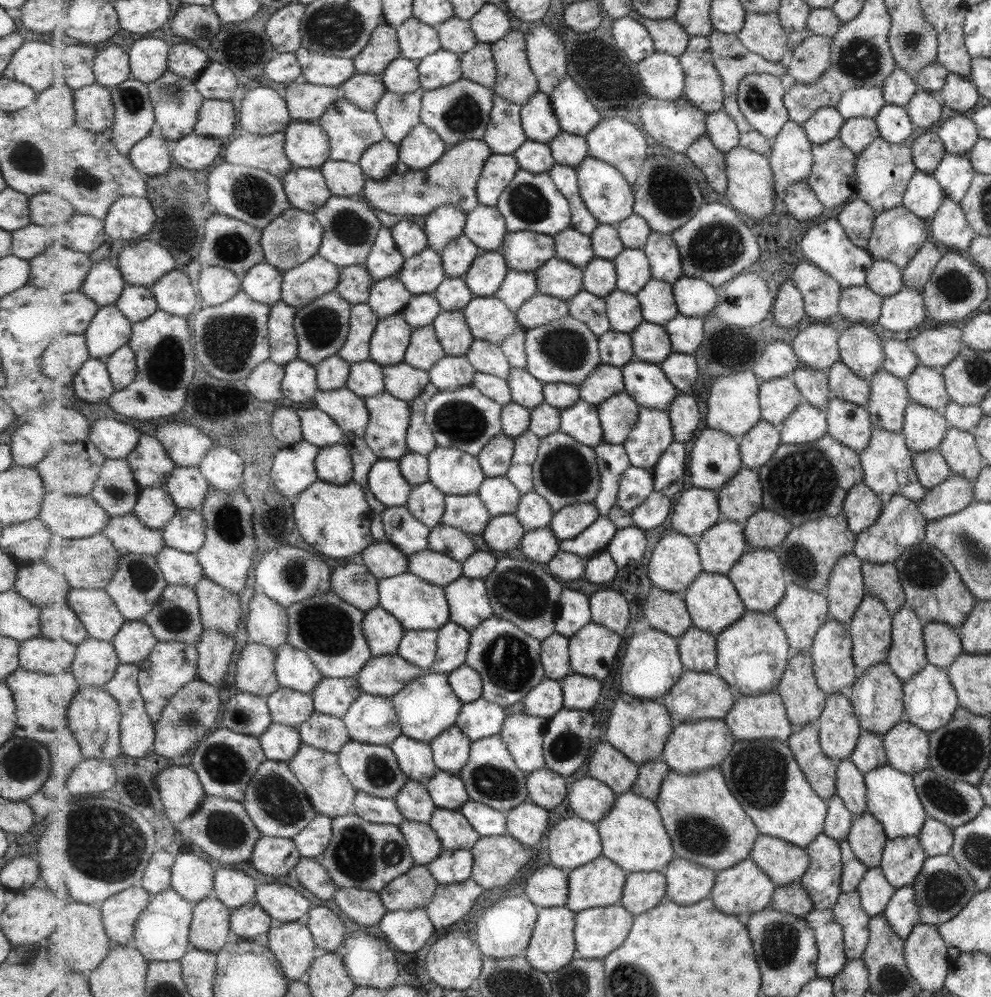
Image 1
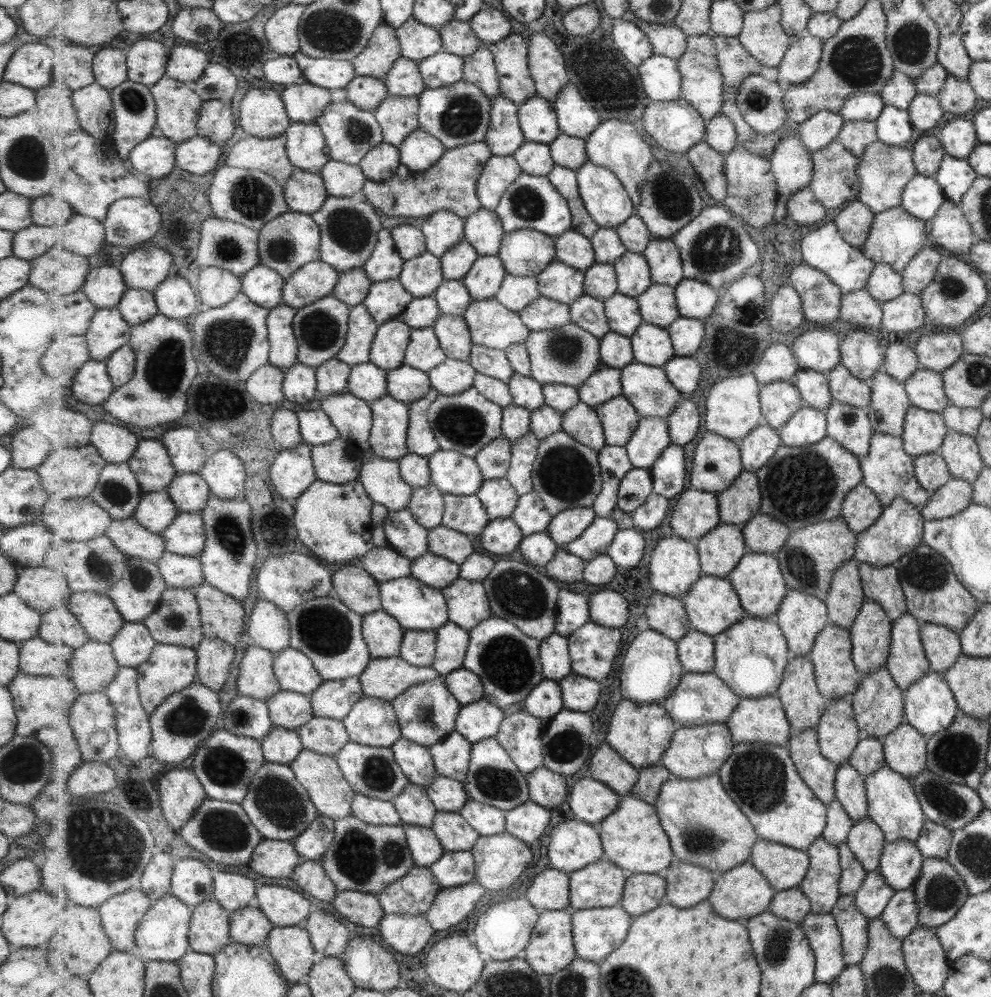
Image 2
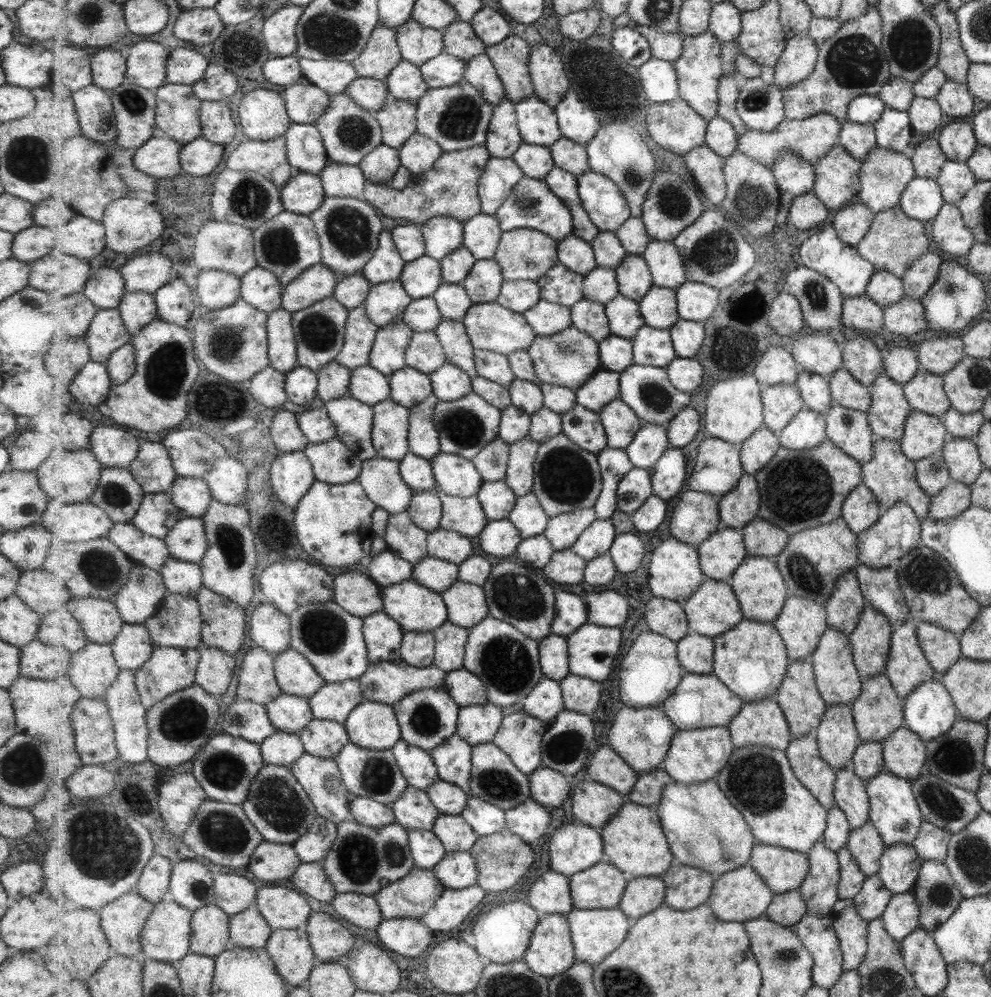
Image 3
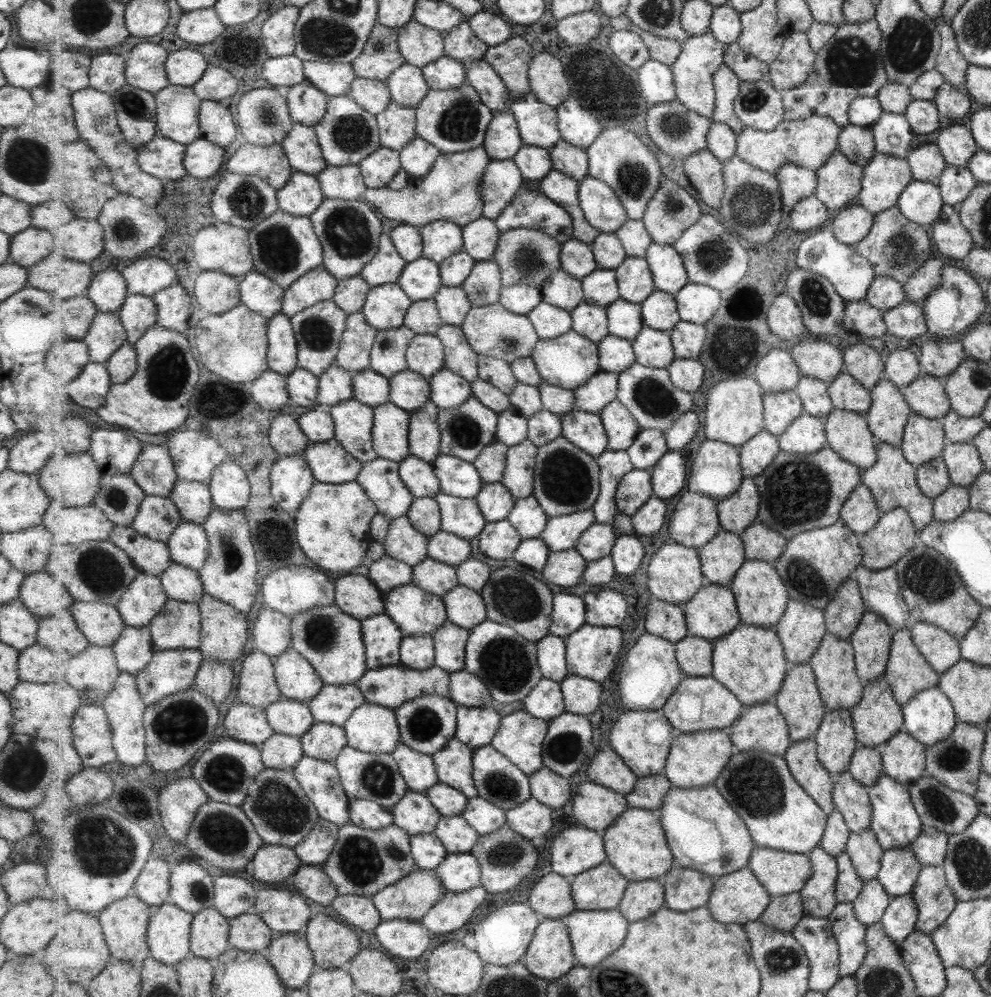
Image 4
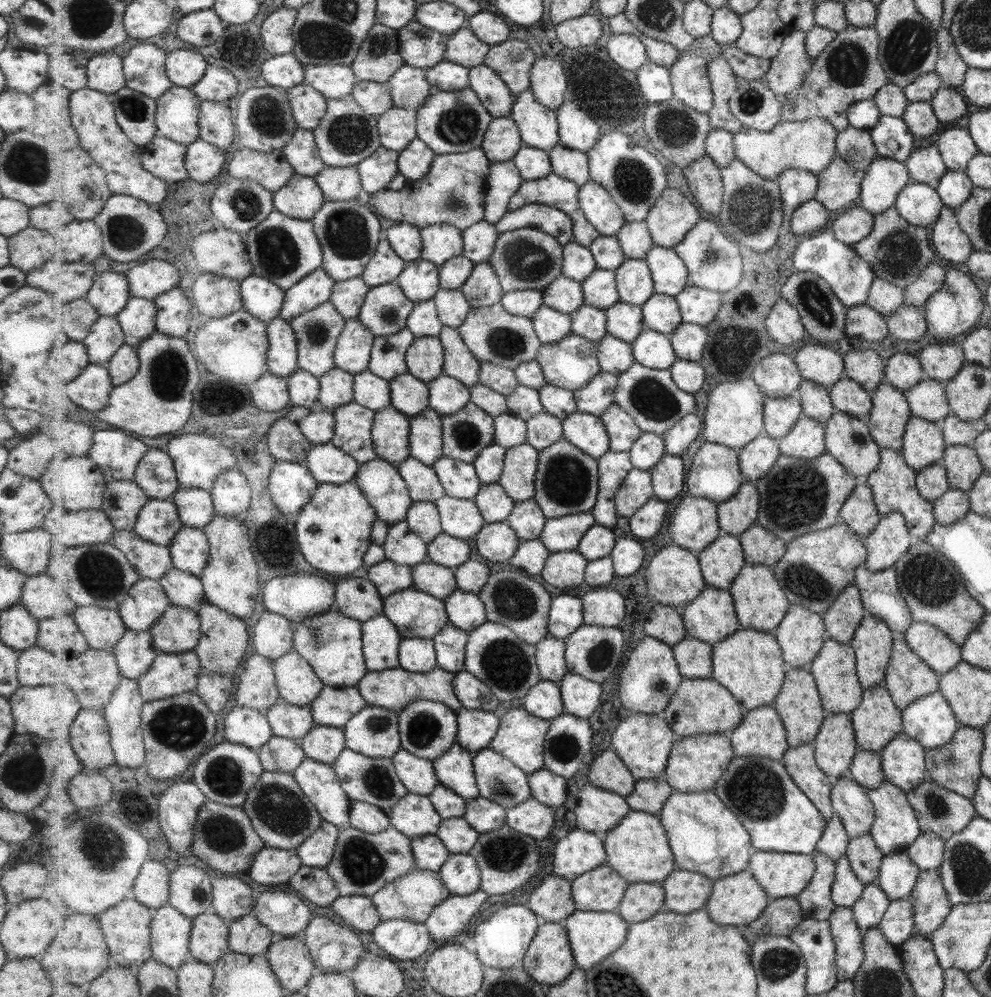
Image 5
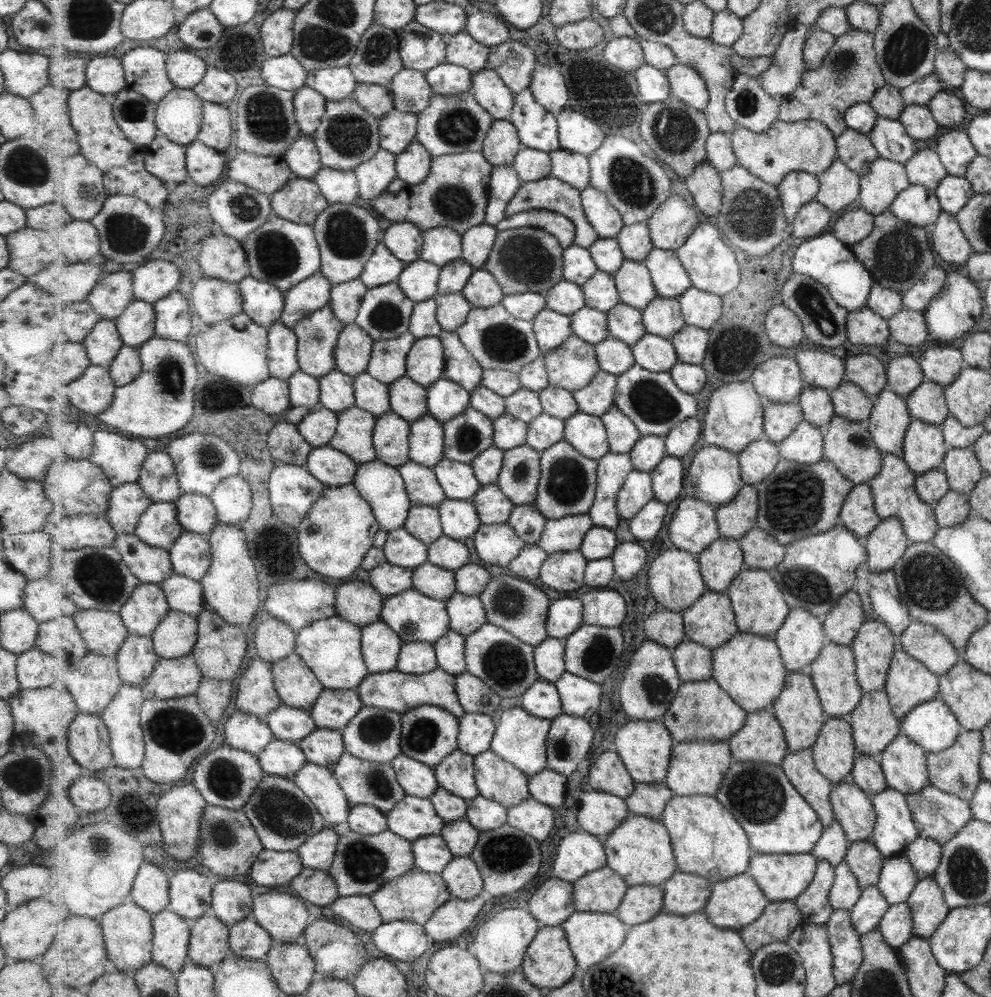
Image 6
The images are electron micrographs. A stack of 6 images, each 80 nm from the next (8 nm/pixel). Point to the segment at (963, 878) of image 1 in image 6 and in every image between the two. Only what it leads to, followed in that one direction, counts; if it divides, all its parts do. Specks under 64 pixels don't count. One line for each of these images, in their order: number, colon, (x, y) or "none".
2: (939, 892)
3: (936, 896)
4: (934, 901)
5: (929, 902)
6: (925, 902)

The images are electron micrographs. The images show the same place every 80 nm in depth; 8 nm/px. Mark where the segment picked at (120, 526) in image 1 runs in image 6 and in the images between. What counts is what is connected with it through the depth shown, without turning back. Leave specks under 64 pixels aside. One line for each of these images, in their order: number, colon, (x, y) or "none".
2: (131, 537)
3: (144, 549)
4: (151, 556)
5: (151, 560)
6: (151, 564)

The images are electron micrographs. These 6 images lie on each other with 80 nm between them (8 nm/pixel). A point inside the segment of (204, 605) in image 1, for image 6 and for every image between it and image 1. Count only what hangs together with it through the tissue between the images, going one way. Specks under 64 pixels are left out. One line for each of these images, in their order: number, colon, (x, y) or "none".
2: (222, 615)
3: (224, 626)
4: (224, 631)
5: (221, 648)
6: (221, 648)

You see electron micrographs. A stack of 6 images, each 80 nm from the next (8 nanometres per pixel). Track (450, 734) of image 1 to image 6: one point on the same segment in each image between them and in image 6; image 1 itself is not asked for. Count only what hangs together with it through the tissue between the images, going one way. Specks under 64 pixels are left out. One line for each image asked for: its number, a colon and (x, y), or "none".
2: (453, 754)
3: (453, 758)
4: (454, 764)
5: (455, 769)
6: (457, 774)

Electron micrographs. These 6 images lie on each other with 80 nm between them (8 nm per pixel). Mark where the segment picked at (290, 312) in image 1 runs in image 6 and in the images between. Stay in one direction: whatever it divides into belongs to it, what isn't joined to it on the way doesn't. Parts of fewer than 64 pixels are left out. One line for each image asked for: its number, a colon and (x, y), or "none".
2: (284, 347)
3: (283, 349)
4: (283, 347)
5: (283, 354)
6: (283, 362)

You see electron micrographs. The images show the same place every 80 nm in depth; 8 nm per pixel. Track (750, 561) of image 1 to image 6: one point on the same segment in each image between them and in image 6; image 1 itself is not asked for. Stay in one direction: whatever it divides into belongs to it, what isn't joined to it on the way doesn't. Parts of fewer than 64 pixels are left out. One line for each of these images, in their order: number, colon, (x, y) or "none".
2: (758, 579)
3: (760, 586)
4: (762, 597)
5: (761, 603)
6: (761, 608)

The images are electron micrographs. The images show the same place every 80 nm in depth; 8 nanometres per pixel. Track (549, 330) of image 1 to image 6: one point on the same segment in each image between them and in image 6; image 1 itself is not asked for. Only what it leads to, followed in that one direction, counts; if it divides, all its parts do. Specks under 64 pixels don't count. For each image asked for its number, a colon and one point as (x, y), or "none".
2: (569, 355)
3: (570, 358)
4: (569, 361)
5: (572, 363)
6: (572, 366)

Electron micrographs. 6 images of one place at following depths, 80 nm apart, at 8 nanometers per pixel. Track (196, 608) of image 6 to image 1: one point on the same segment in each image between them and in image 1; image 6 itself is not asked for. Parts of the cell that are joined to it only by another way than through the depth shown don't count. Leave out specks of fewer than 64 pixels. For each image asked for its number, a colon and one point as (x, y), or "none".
1: (179, 567)
2: (180, 571)
3: (181, 577)
4: (182, 583)
5: (185, 589)

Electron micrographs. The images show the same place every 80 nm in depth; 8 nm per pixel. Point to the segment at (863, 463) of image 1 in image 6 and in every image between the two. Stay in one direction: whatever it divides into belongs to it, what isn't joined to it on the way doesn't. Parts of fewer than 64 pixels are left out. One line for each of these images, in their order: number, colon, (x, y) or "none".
2: (887, 469)
3: (889, 475)
4: (891, 480)
5: (892, 483)
6: (893, 493)

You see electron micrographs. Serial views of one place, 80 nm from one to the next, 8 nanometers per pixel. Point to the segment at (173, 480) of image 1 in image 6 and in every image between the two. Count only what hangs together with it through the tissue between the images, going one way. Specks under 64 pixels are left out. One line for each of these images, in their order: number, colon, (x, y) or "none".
2: (190, 491)
3: (193, 495)
4: (194, 499)
5: (196, 506)
6: (197, 513)

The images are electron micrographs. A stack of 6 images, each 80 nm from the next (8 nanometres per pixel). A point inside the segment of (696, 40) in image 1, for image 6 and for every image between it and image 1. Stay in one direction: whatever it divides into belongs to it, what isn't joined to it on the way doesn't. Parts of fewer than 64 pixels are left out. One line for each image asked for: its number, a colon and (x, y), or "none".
2: (703, 82)
3: (700, 68)
4: (694, 71)
5: (690, 78)
6: (688, 84)

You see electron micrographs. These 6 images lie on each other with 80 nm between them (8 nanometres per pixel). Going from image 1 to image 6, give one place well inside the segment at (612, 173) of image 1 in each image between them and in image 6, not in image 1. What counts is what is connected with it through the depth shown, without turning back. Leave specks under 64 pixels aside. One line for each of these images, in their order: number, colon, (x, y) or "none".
2: (606, 198)
3: (607, 207)
4: (602, 206)
5: (597, 202)
6: (606, 219)

